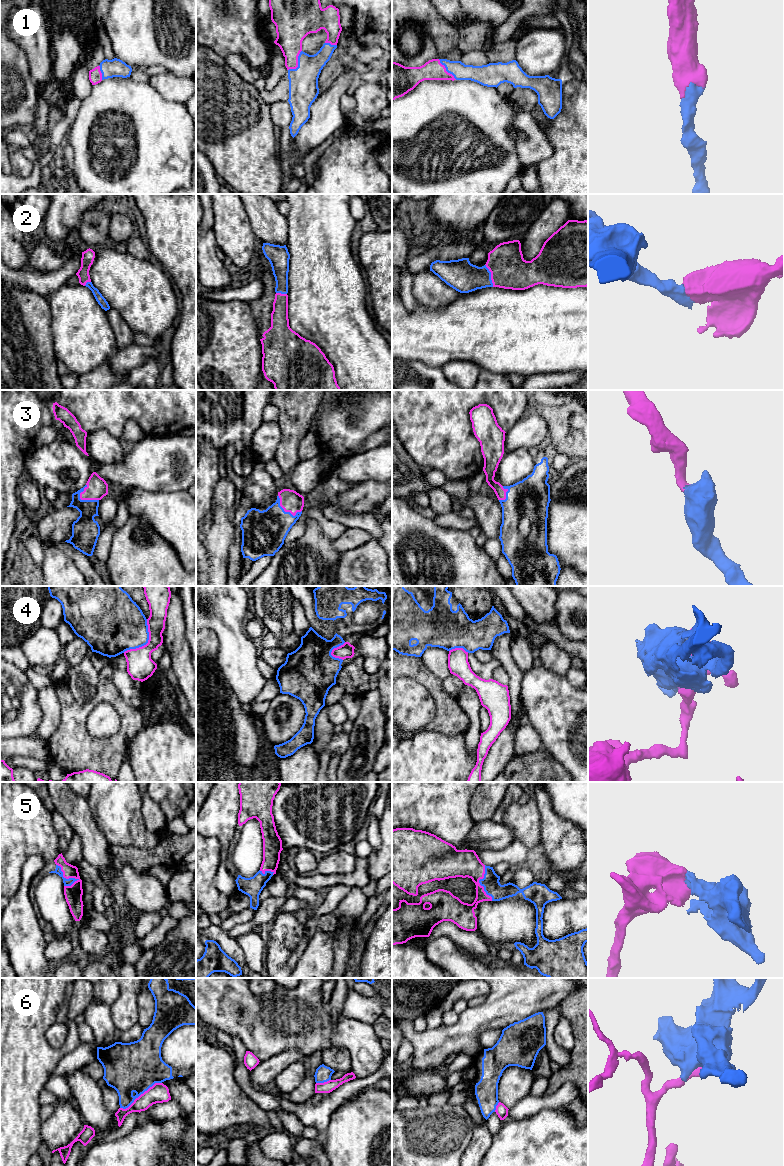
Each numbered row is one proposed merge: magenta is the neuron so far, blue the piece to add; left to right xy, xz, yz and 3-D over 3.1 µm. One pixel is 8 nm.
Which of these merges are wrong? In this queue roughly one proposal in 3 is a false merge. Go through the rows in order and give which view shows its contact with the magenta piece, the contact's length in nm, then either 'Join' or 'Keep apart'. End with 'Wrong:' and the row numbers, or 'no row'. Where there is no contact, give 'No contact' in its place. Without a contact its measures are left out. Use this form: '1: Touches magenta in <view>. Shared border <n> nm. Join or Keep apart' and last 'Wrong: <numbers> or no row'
1: Touches magenta in xz. Shared border 200 nm. Join
2: Touches magenta in yz. Shared border 200 nm. Join
3: Touches magenta in xy. Shared border 170 nm. Join
4: Touches magenta in xy. Shared border 340 nm. Keep apart
5: Touches magenta in xy. Shared border 220 nm. Join
6: Touches magenta in xy. Shared border 400 nm. Keep apart
Wrong: 4, 6

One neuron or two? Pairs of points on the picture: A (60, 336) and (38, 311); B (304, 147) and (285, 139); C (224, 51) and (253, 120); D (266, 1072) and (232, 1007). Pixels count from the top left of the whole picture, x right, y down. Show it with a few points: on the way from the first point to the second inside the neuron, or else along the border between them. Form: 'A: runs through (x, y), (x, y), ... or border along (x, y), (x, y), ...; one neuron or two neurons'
A: border along (49, 300), (50, 332), (54, 347); two neurons
B: border along (293, 138), (290, 152); two neurons
C: border along (206, 46), (224, 58); two neurons
D: border along (282, 1052), (260, 1061); two neurons

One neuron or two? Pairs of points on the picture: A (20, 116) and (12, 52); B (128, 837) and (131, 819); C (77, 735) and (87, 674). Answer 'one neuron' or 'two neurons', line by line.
A: one neuron
B: one neuron
C: two neurons

